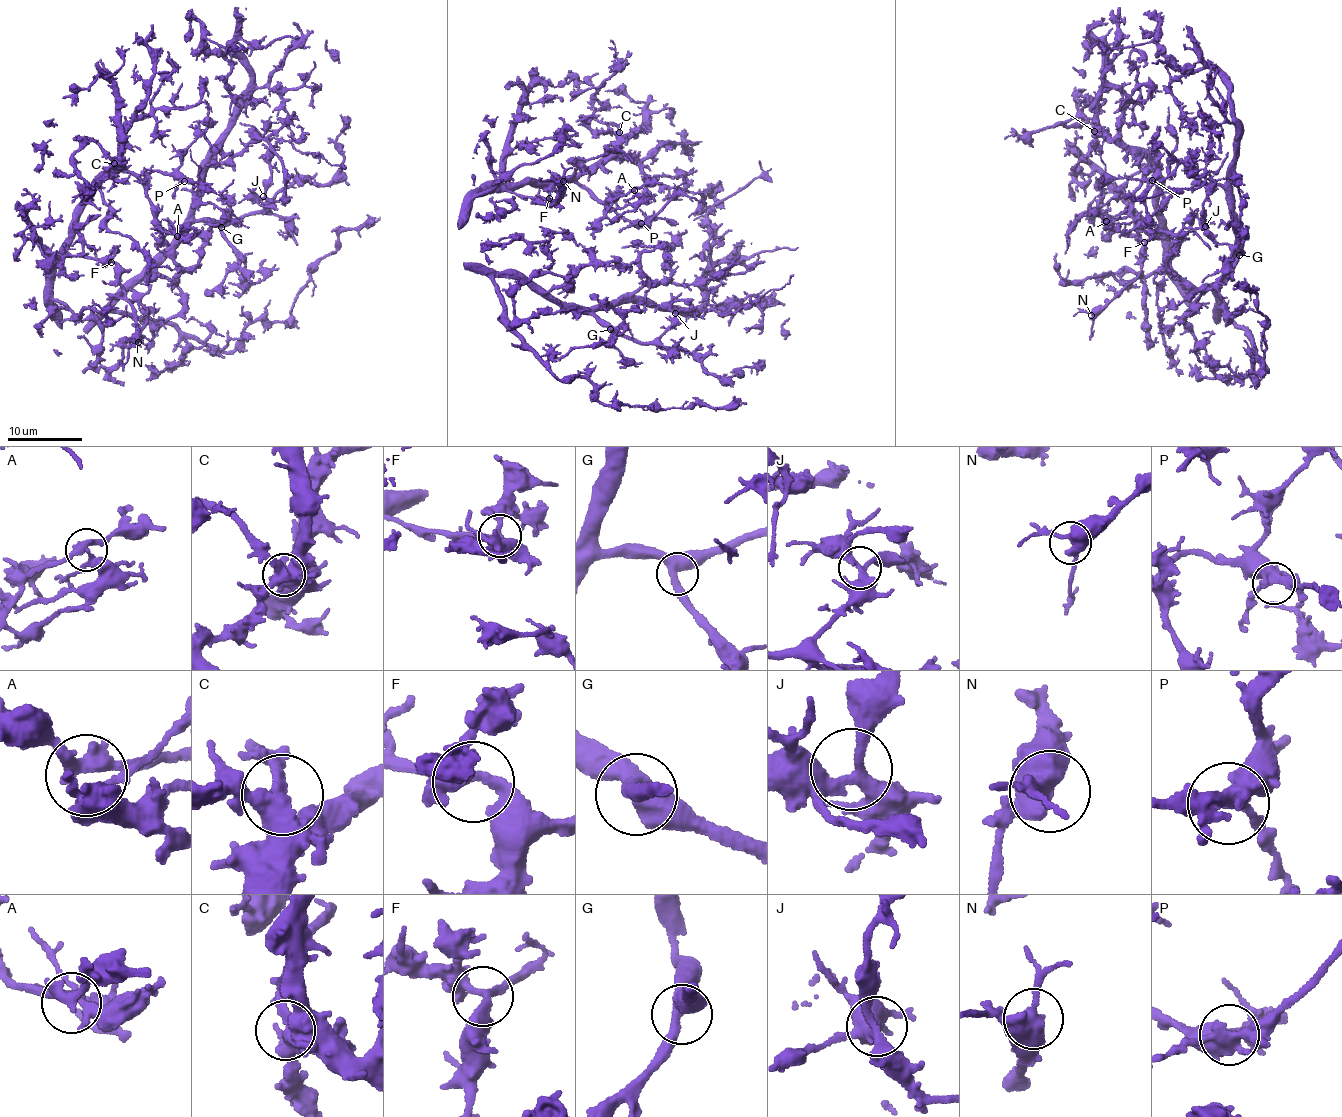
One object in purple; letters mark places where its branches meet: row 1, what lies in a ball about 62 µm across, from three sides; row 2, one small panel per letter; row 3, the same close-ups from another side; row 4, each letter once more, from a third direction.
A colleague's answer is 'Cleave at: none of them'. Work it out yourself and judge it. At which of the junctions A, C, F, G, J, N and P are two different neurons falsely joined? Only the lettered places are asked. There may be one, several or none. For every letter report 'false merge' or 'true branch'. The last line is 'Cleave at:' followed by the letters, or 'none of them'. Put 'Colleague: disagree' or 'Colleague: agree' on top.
Colleague: agree
A: true branch
C: true branch
F: true branch
G: true branch
J: true branch
N: true branch
P: true branch
Cleave at: none of them

